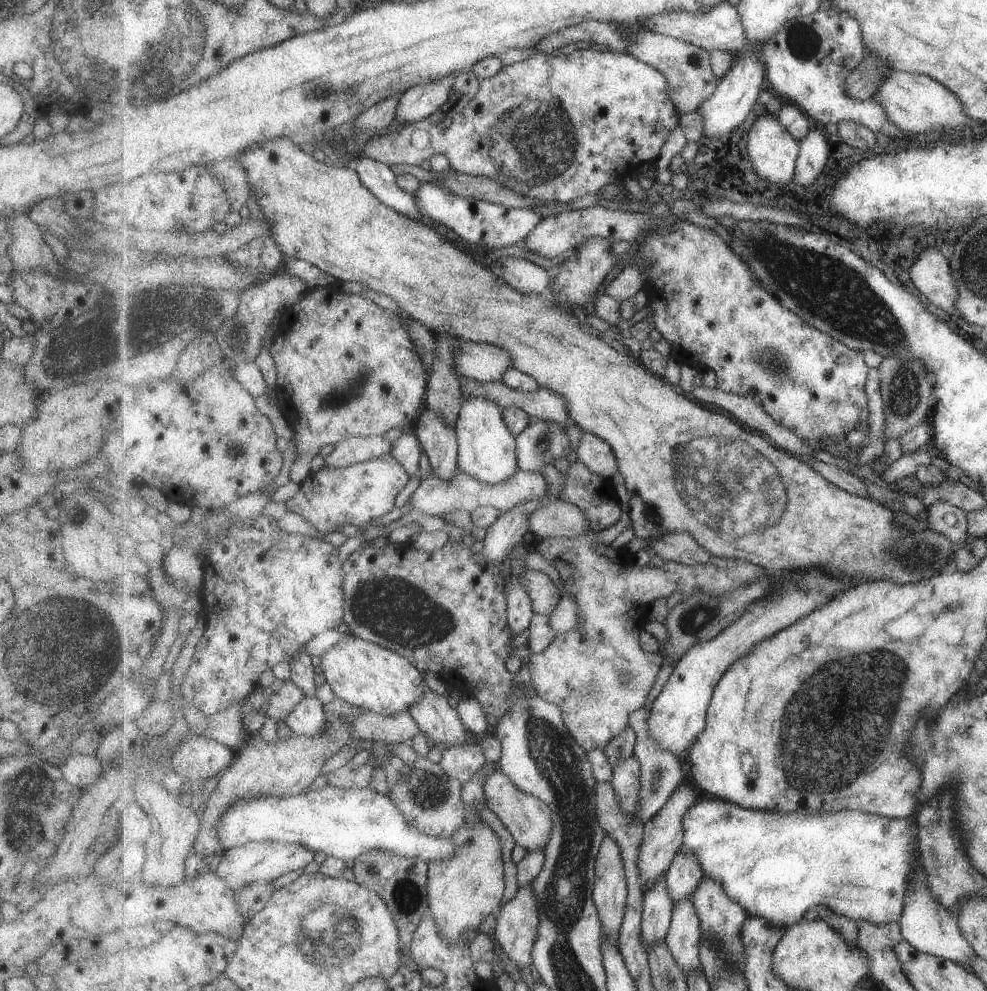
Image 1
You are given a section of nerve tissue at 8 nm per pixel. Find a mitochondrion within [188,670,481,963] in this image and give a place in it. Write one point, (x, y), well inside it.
(428, 790)

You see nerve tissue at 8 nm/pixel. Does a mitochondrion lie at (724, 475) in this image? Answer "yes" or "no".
yes

